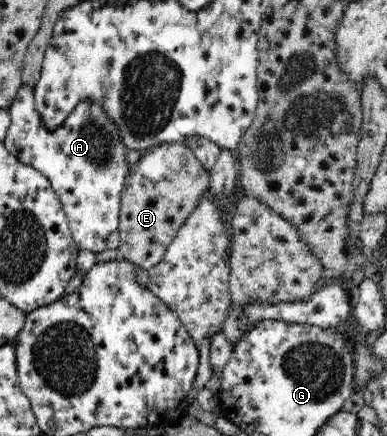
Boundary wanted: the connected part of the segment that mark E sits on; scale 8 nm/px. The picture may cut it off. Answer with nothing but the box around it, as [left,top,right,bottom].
[119,142,210,270]

